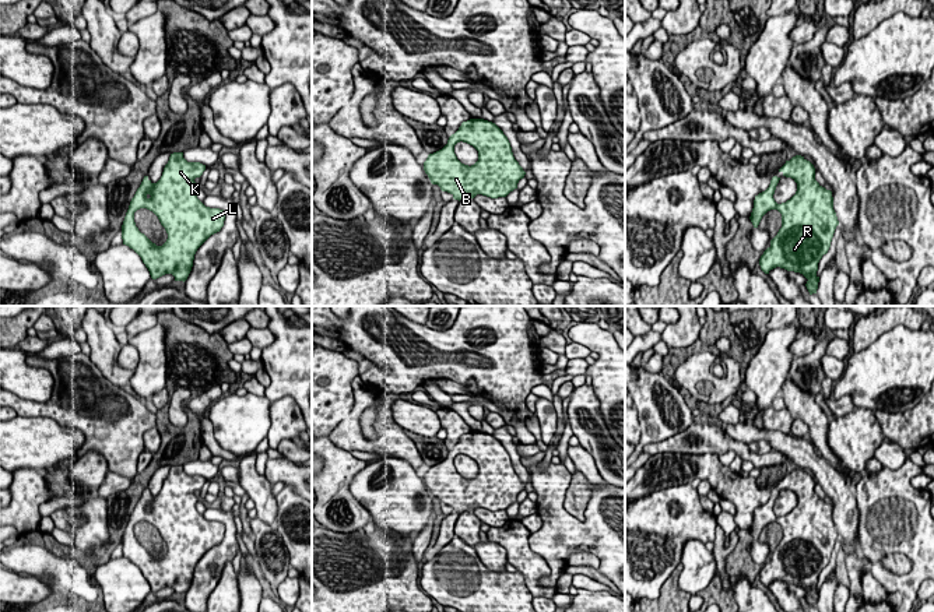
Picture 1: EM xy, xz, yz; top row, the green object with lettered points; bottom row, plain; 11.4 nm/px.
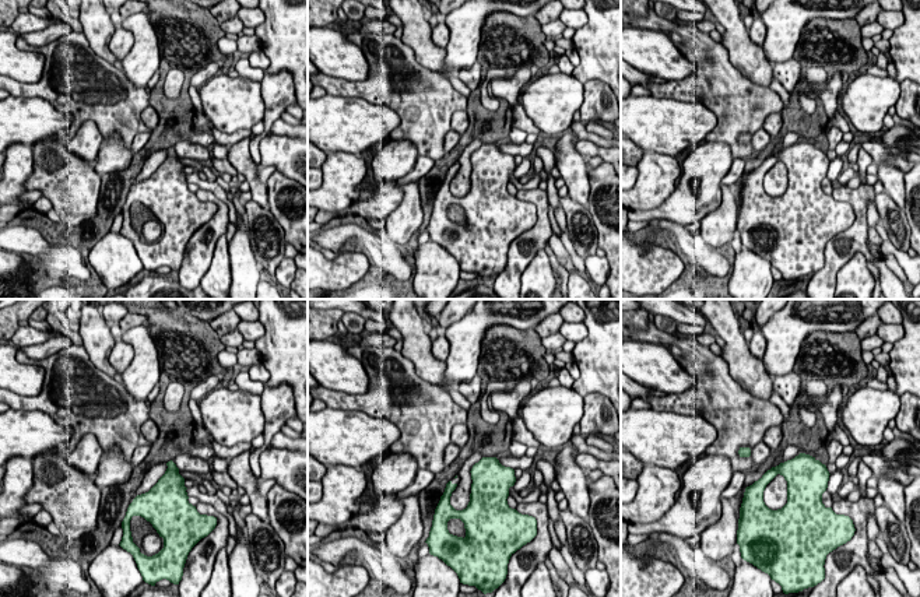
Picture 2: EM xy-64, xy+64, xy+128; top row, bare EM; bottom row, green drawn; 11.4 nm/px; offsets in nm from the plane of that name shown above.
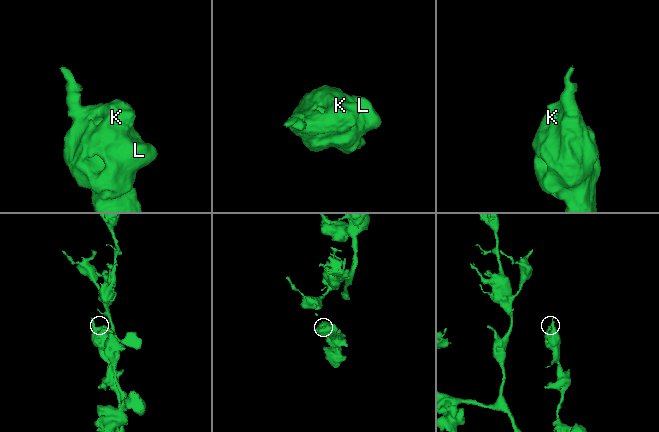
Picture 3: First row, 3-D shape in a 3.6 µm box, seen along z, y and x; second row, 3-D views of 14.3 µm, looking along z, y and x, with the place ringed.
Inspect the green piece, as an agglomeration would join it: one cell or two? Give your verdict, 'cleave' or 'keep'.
keep

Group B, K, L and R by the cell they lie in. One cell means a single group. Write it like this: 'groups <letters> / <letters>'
groups B K L R

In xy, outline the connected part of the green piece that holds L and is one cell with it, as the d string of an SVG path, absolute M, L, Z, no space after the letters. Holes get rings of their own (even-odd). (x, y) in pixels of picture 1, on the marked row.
M173 152L164 168L161 179L152 183L148 176L144 176L130 201L122 225L123 245L133 249L141 257L152 279L165 274L172 274L175 281L185 282L192 271L197 249L224 226L225 211L206 207L196 196L199 187L194 179L200 177L204 170L206 165L200 162L187 162L183 158L183 152ZM140 208L152 211L165 228L168 239L162 246L152 243L136 226L134 212Z

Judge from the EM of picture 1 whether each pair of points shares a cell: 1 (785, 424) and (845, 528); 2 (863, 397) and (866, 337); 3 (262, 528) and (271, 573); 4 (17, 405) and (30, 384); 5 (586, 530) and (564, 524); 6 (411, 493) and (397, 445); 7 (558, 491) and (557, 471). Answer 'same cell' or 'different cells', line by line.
1: different cells
2: different cells
3: same cell
4: different cells
5: same cell
6: different cells
7: same cell

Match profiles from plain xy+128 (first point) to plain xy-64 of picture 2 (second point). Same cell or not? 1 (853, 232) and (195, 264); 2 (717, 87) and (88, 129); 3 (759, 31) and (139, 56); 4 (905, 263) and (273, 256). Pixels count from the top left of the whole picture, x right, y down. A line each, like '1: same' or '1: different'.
1: same
2: different
3: different
4: different

